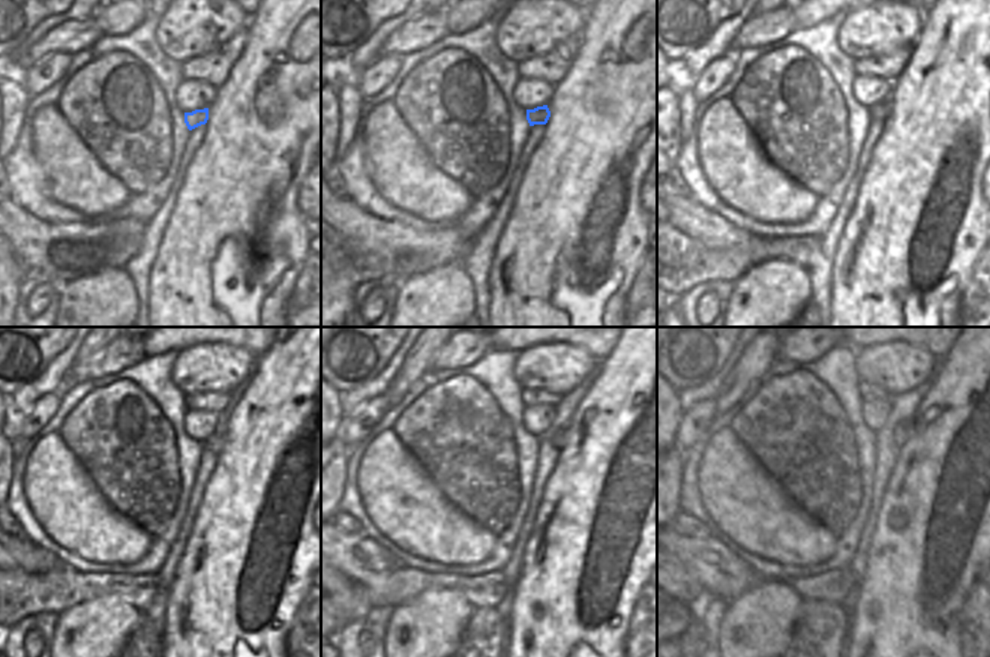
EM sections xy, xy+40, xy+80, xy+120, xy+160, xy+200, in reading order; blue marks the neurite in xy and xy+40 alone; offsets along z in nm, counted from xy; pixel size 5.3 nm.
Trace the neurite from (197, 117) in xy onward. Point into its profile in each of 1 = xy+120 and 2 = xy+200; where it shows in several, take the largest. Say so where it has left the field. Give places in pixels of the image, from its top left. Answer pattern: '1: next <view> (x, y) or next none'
1: next xy+120 (215, 443)
2: next xy+200 (903, 429)

